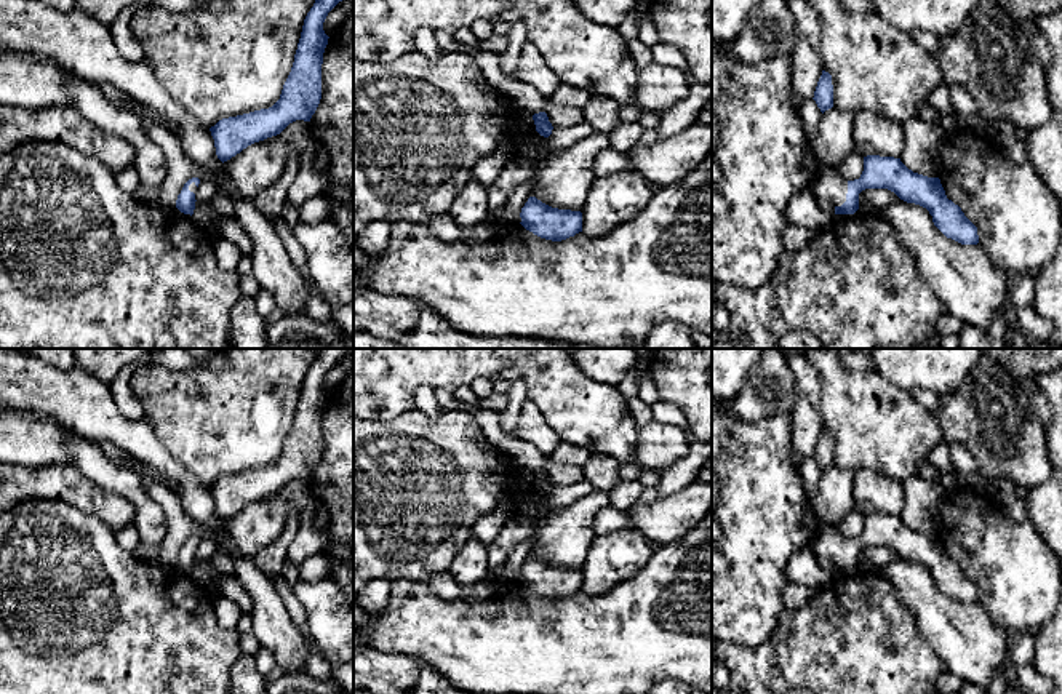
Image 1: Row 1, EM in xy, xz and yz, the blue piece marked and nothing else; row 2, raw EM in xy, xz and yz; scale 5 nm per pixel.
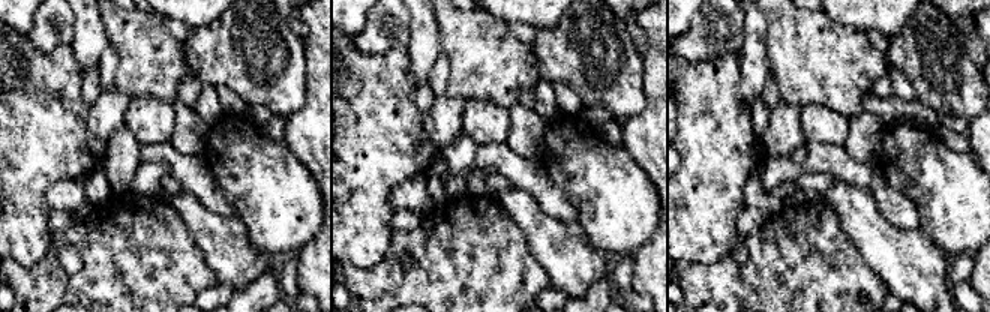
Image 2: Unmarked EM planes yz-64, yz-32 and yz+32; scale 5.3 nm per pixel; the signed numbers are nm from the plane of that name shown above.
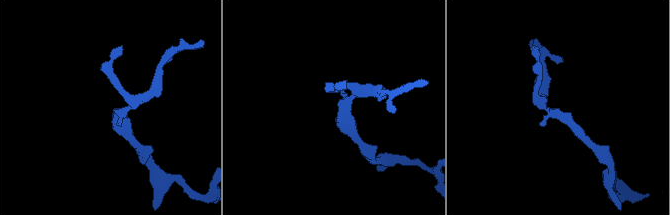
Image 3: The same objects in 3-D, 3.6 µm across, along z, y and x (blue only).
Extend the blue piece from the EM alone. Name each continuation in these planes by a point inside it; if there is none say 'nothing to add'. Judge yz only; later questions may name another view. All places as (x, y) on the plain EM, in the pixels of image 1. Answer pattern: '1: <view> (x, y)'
1: yz (829, 542)

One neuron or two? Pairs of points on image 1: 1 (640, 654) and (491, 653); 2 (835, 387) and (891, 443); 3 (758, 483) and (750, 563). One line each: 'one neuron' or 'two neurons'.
1: one neuron
2: one neuron
3: one neuron

